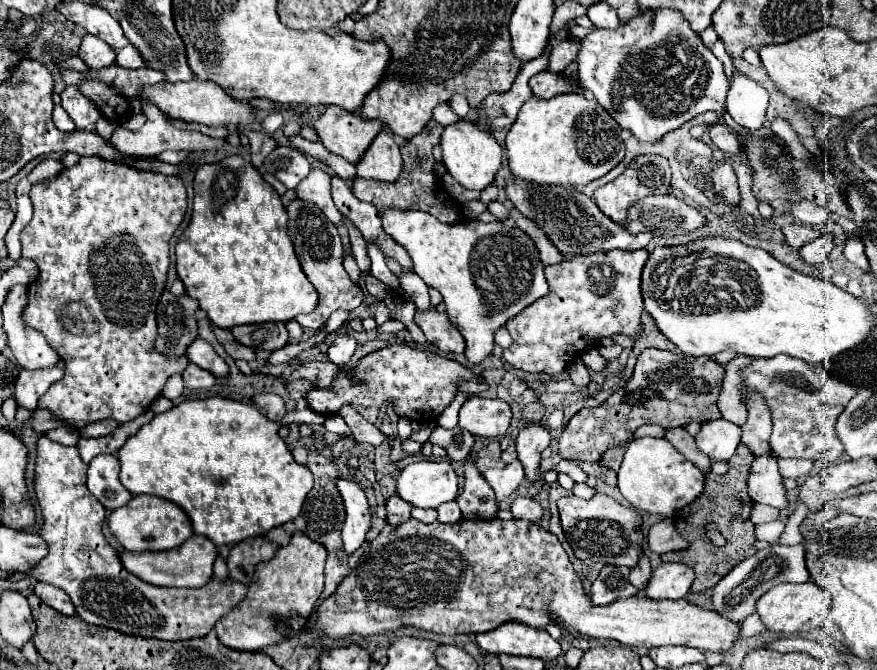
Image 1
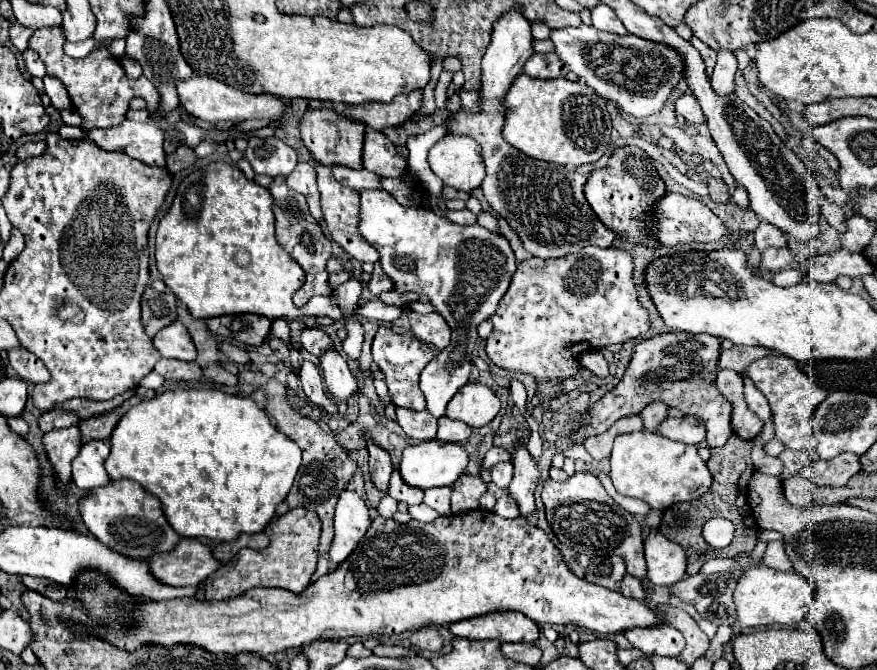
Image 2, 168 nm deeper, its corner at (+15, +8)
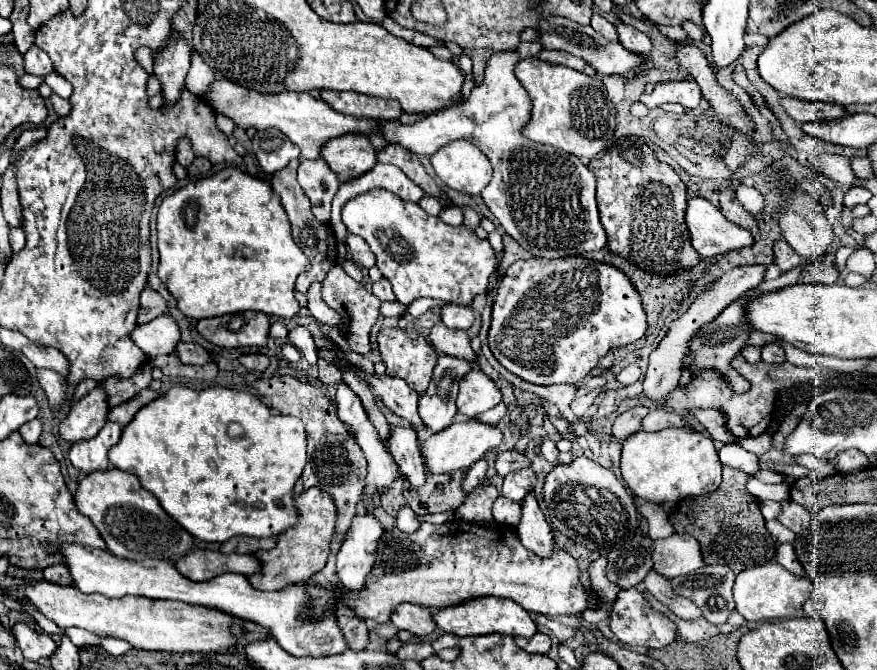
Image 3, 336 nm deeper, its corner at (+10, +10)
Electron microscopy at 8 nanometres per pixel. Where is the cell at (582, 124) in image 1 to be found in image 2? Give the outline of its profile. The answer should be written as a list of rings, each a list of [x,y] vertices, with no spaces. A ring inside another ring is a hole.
[[[519,74],[505,94],[503,140],[529,158],[571,166],[597,162],[611,142],[611,118],[603,98],[597,98],[583,82],[537,80]]]

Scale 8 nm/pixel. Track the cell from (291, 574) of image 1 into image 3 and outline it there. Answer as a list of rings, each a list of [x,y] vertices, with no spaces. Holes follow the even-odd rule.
[[[308,488],[300,496],[294,498],[300,510],[298,526],[282,532],[278,536],[278,544],[268,552],[256,552],[258,560],[262,560],[262,570],[248,576],[248,580],[258,590],[276,590],[290,584],[298,584],[302,580],[310,580],[316,572],[320,572],[330,554],[330,540],[336,528],[336,504],[334,500],[322,492],[320,488]]]

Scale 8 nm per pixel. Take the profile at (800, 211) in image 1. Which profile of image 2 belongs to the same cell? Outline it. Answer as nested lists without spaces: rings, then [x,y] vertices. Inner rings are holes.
[[[823,196],[819,200],[819,206],[821,206],[821,216],[833,226],[837,228],[837,232],[843,232],[845,230],[845,214],[843,214],[843,208],[839,208],[835,202],[831,202],[827,196]]]

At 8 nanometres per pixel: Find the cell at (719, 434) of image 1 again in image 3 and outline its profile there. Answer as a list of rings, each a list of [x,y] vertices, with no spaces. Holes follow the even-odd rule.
[[[656,408],[648,412],[648,416],[642,420],[642,430],[646,432],[656,432],[664,428],[680,428],[680,426],[688,426],[684,418],[680,418],[680,414],[676,412],[664,412],[664,408]]]

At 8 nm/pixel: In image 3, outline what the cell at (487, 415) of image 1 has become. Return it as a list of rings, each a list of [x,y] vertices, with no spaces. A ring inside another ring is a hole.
[[[474,366],[474,370],[470,370],[460,380],[460,392],[456,400],[460,414],[476,418],[478,414],[494,408],[500,400],[502,400],[500,390],[478,366]]]

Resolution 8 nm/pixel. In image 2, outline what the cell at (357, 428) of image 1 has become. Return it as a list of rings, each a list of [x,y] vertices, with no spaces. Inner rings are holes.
[[[305,360],[303,366],[301,366],[301,378],[299,380],[301,380],[301,388],[303,388],[305,396],[307,396],[307,400],[313,406],[325,410],[327,414],[337,414],[337,402],[327,396],[317,364]]]

